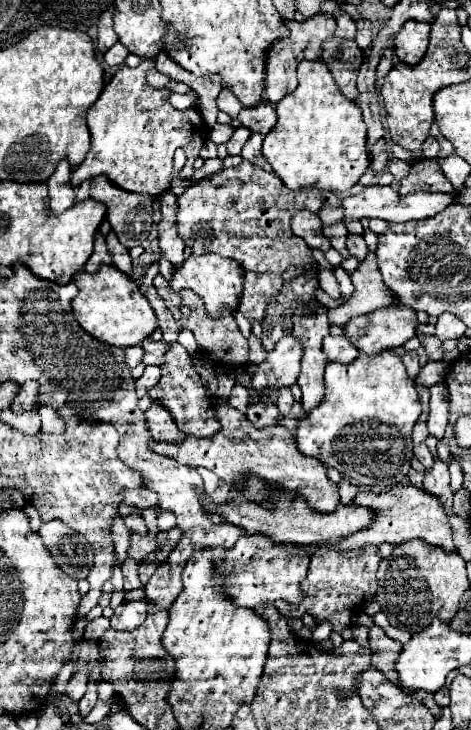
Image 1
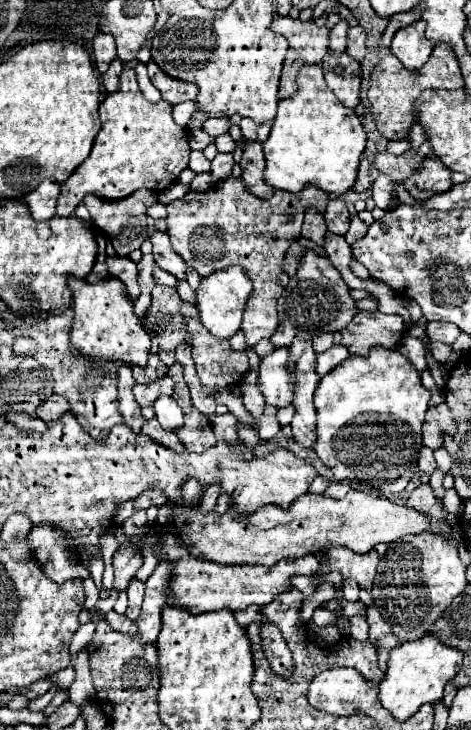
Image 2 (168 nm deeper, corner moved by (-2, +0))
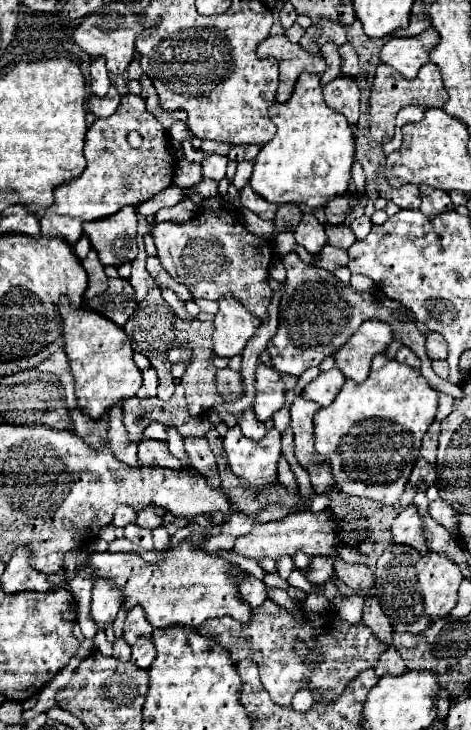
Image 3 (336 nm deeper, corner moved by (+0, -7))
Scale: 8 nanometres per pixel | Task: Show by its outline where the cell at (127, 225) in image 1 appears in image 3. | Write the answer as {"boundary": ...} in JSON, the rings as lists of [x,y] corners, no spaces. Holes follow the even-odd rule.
{"boundary":[[[133,205],[119,209],[111,217],[87,221],[83,233],[103,265],[121,267],[137,257],[137,209]]]}

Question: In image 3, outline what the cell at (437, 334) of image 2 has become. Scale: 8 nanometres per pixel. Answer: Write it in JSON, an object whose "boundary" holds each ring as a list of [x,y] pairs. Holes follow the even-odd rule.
{"boundary":[[[439,333],[427,335],[427,357],[429,359],[447,359],[447,343],[443,341],[443,335],[439,335]]]}

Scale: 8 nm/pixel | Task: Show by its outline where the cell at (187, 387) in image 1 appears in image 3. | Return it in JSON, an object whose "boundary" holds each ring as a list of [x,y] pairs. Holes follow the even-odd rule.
{"boundary":[[[185,439],[185,451],[193,463],[193,467],[209,481],[209,485],[219,485],[219,471],[215,463],[215,455],[209,449],[205,439]]]}

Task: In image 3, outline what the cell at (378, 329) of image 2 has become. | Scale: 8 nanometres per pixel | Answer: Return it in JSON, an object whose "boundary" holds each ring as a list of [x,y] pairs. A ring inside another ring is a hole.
{"boundary":[[[365,321],[357,333],[335,353],[335,365],[355,383],[363,383],[371,369],[371,359],[377,353],[383,353],[393,341],[391,327],[383,321]]]}

